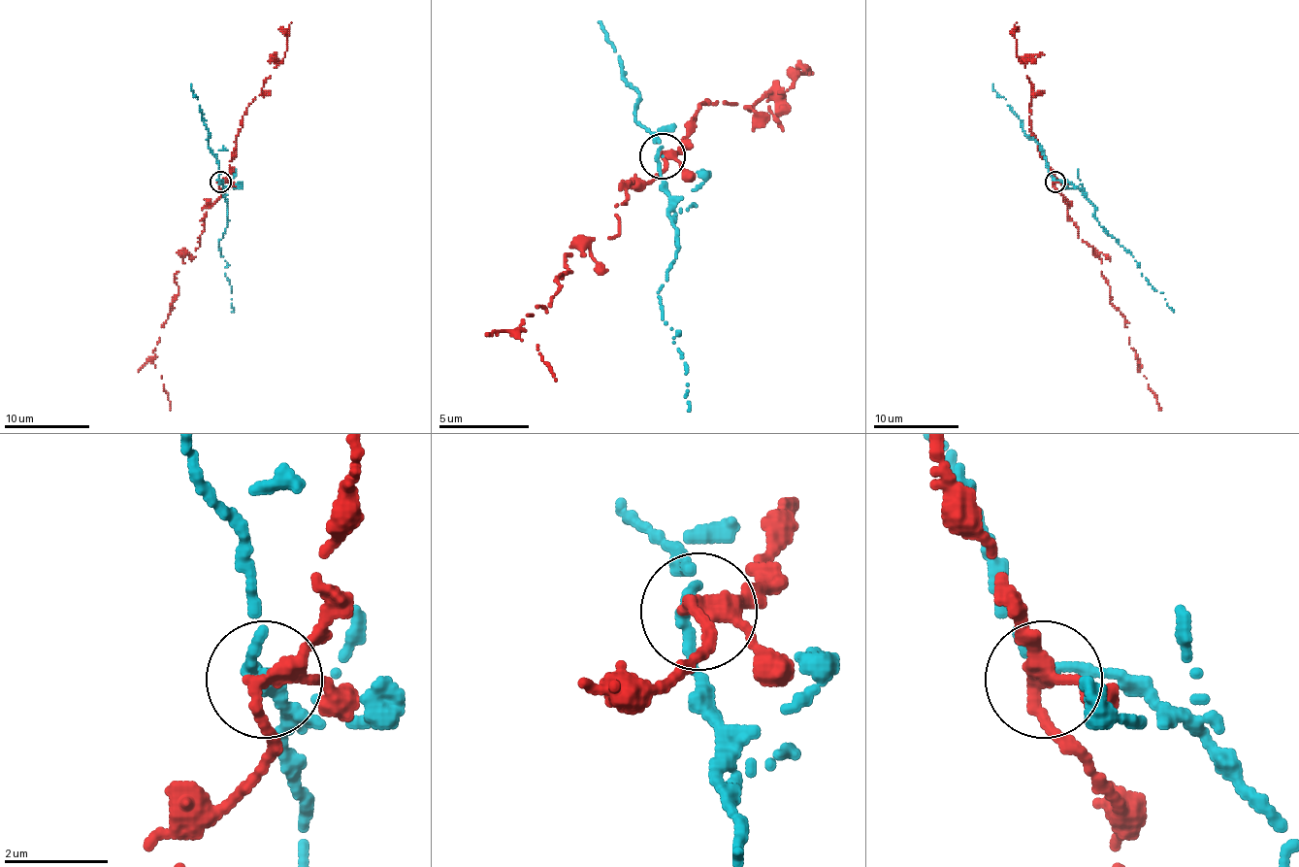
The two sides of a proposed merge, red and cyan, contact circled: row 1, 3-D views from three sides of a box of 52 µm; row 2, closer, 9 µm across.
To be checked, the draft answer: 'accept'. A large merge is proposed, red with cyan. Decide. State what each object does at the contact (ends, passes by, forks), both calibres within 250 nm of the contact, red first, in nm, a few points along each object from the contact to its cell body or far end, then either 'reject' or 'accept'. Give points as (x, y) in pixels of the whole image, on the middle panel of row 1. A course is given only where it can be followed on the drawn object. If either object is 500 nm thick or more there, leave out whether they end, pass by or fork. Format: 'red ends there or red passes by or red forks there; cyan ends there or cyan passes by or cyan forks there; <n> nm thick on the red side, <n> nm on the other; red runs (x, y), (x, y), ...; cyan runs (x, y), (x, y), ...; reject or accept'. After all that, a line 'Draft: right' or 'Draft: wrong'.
red forks there; cyan ends there; 280 nm thick on the red side, 260 nm on the other; red runs (664, 154), (664, 168), (632, 182), (618, 205), (618, 232), (564, 259), (572, 273), (518, 327), (554, 382); cyan runs (664, 154), (664, 191), (677, 250), (659, 291), (659, 309), (677, 332), (672, 341), (686, 364), (686, 409); reject
Draft: wrong

